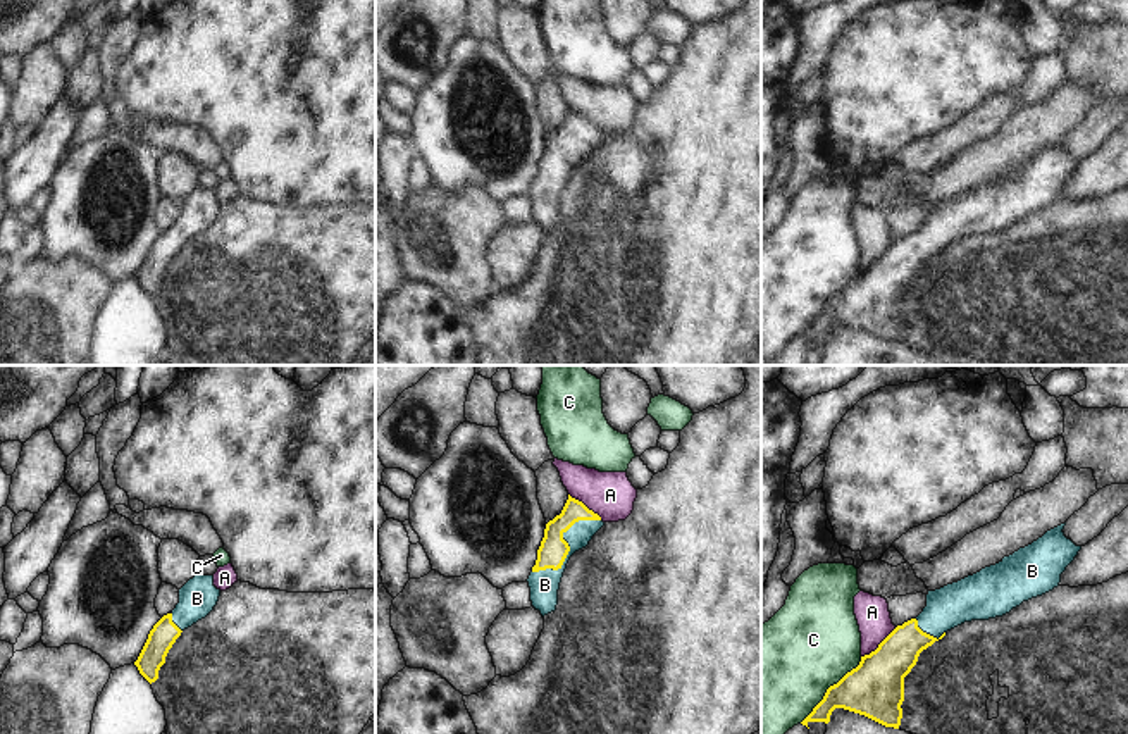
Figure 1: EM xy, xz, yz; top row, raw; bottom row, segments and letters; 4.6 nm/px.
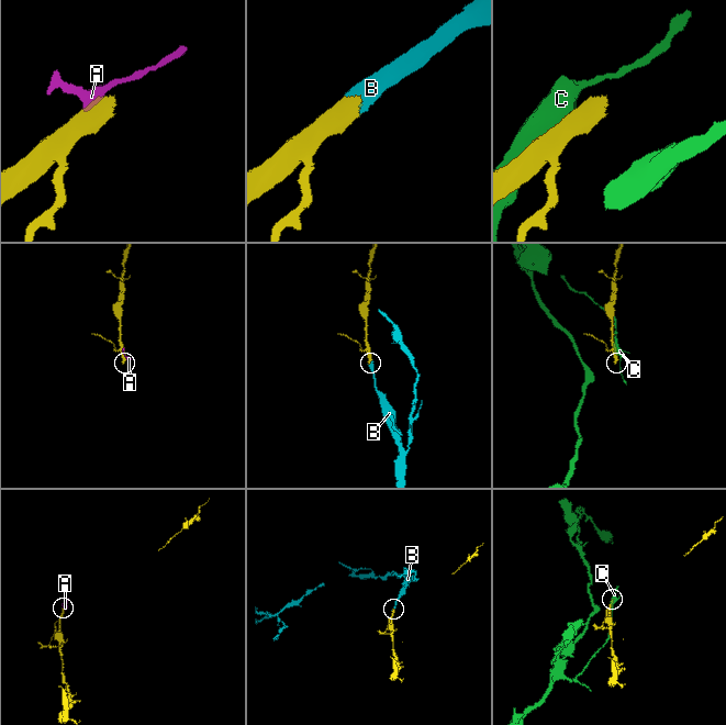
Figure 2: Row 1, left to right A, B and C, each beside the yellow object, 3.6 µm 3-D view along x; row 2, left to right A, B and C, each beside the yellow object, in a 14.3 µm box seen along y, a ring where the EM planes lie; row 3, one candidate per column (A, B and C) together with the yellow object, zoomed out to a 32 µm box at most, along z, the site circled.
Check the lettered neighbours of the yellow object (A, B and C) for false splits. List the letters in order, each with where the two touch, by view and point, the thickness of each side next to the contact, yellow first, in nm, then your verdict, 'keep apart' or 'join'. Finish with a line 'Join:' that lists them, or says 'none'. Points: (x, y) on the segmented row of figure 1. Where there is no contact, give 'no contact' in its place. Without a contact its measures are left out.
A: meets yellow in yz at (879, 645); 280 nm thick on the yellow side, 160 nm on the other; keep apart
B: meets yellow in xz at (569, 547); 140 nm thick on the yellow side, 140 nm on the other; join
C: meets yellow in yz at (829, 688); 280 nm thick on the yellow side, 460 nm on the other; keep apart
Join: B

